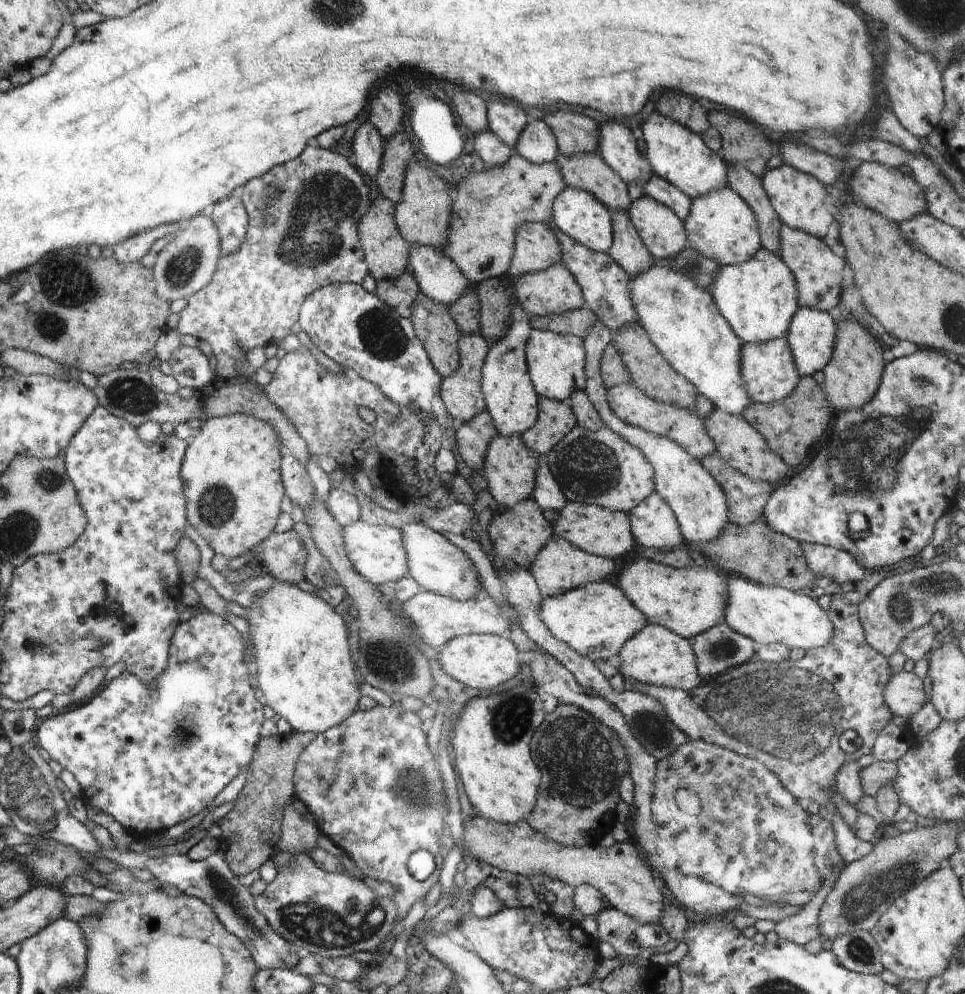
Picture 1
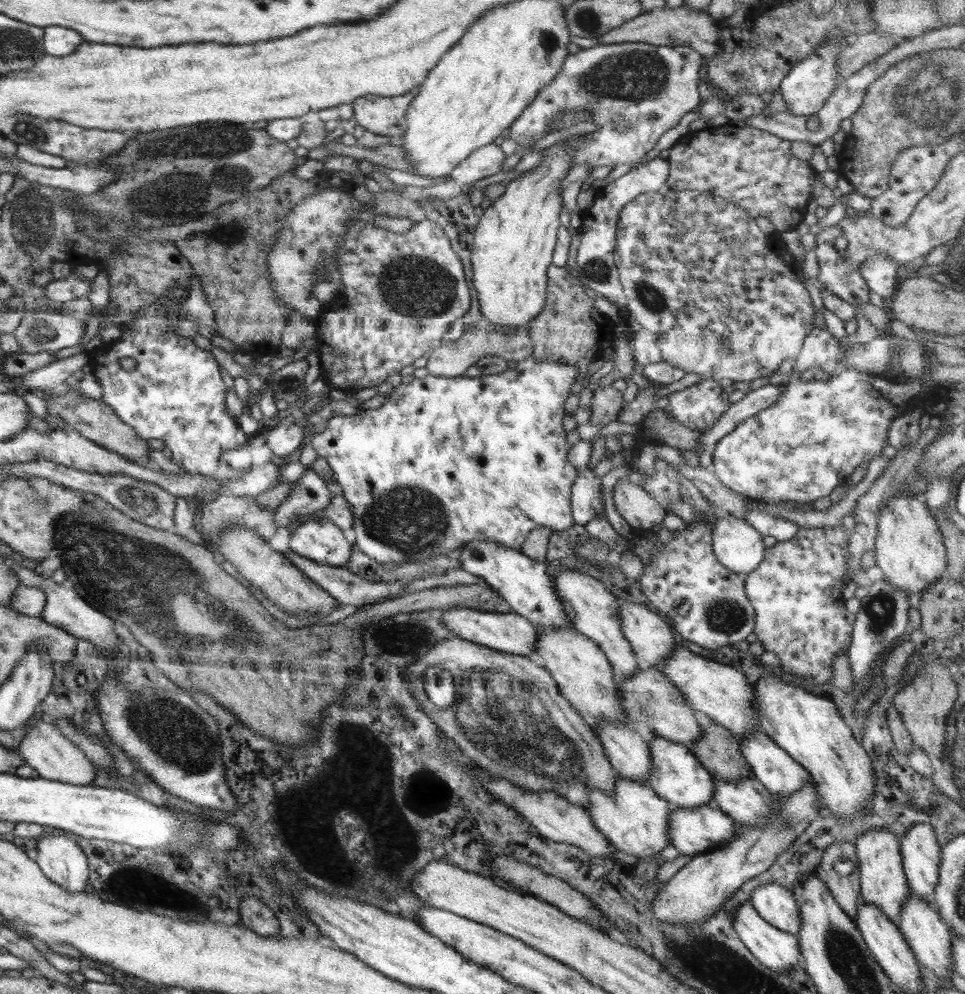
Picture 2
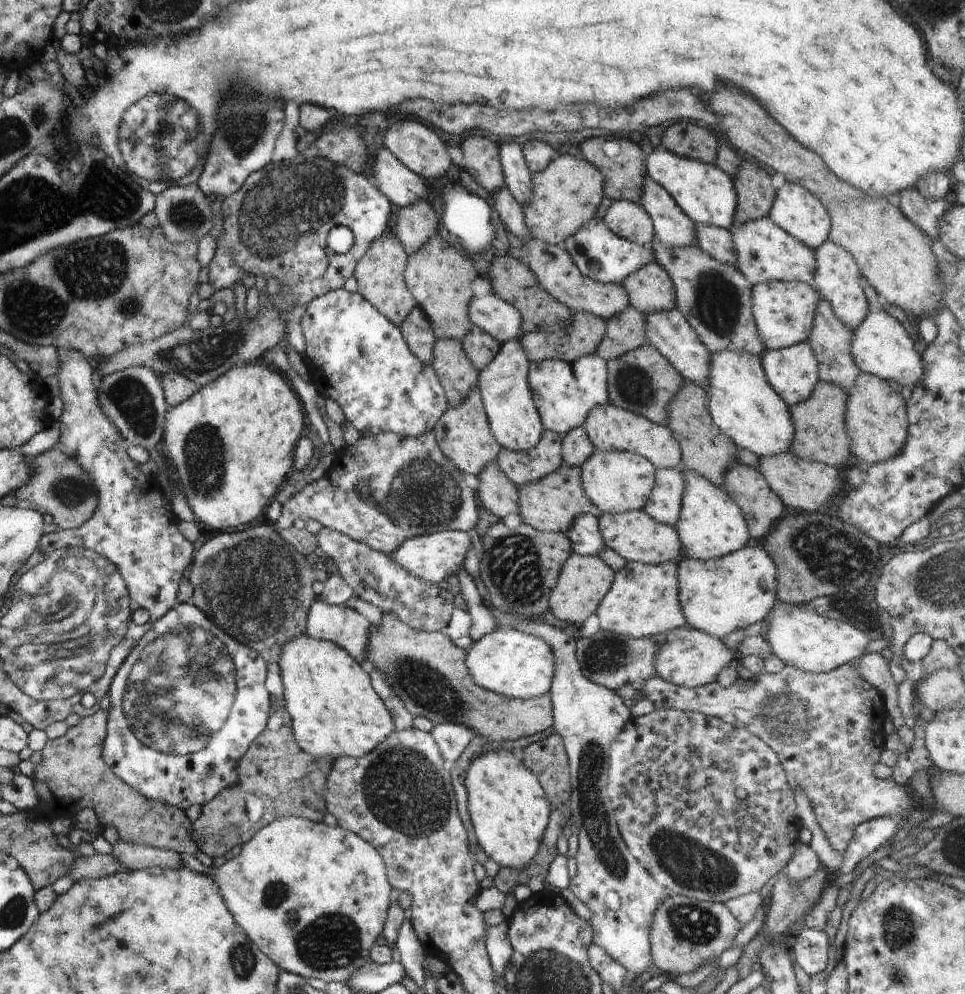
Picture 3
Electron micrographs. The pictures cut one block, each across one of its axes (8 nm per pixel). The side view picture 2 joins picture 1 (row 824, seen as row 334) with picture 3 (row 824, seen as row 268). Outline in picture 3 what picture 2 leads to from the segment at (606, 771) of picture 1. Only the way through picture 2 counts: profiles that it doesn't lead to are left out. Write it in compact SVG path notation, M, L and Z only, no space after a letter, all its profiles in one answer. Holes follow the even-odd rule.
M557 733L552 734L552 736L548 736L548 738L540 740L540 742L530 744L530 746L524 748L522 752L524 755L522 760L524 766L536 776L536 779L540 782L540 786L542 786L543 792L548 798L548 802L550 802L551 816L549 828L542 838L540 850L538 850L538 854L534 856L534 860L530 860L530 864L526 864L526 868L523 868L523 870L510 870L510 868L502 867L500 872L492 879L493 886L510 898L519 885L528 886L532 893L543 891L550 864L554 861L554 858L559 855L556 848L556 840L558 840L558 836L562 834L562 832L559 831L559 827L563 826L562 830L565 830L565 827L568 827L571 819L570 804L572 788L570 785L569 761L564 750L562 738L560 738Z

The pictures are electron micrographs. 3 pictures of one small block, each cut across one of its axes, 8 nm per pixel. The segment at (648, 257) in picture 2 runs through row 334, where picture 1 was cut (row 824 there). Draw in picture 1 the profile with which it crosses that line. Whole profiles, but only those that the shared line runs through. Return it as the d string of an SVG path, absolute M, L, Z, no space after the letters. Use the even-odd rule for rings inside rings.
M689 739L670 750L665 759L657 761L654 780L651 817L662 866L715 884L724 892L741 898L746 894L760 896L766 888L770 896L774 896L774 884L784 886L776 894L808 890L813 895L821 888L823 879L813 861L815 840L808 824L809 813L761 762L702 739Z

